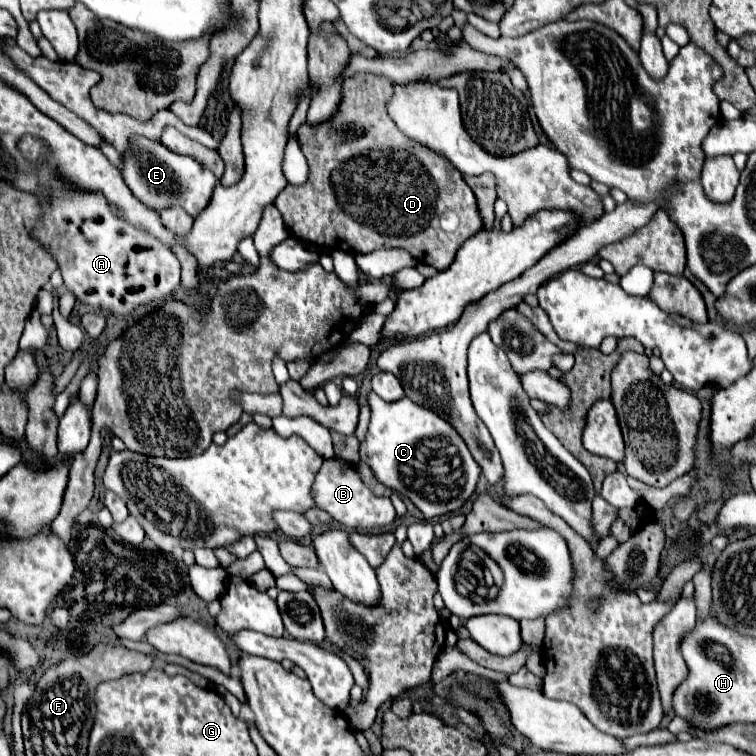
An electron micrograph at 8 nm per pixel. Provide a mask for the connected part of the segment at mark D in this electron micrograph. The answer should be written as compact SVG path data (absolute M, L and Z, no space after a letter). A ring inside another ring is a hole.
M354 76L344 82L338 110L320 124L304 122L298 128L298 144L304 152L312 176L300 188L287 184L274 206L284 218L290 236L312 242L320 248L366 254L378 248L404 248L418 262L434 266L438 272L454 262L456 250L476 230L482 228L482 214L476 196L462 180L460 172L442 154L404 136L386 112L386 100L392 96L392 82L384 76ZM440 220L458 220L454 230L446 230Z

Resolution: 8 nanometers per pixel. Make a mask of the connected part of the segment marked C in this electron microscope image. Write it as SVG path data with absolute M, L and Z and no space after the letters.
M370 392L366 398L368 398L372 418L370 418L366 440L360 444L360 460L374 470L376 478L388 488L396 490L398 494L404 494L406 498L410 498L414 506L420 508L426 520L442 514L450 514L460 506L464 506L464 502L470 498L470 494L476 488L480 468L472 458L470 450L466 448L464 440L460 438L460 434L452 428L452 424L442 416L438 416L436 412L432 412L430 408L424 408L412 402L408 396L396 402L384 402L380 396L376 396L376 392Z

